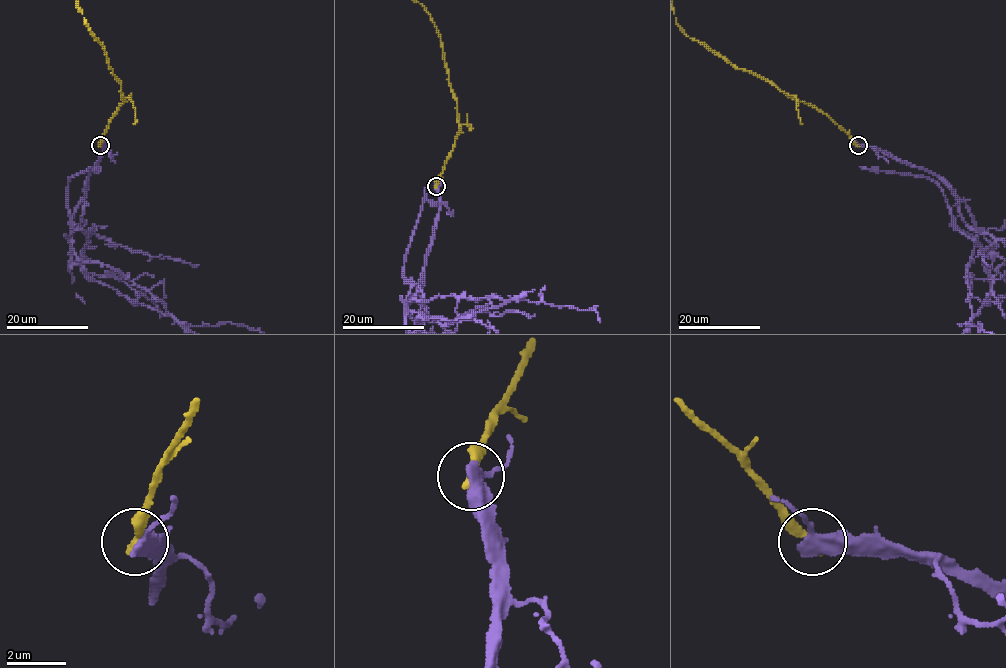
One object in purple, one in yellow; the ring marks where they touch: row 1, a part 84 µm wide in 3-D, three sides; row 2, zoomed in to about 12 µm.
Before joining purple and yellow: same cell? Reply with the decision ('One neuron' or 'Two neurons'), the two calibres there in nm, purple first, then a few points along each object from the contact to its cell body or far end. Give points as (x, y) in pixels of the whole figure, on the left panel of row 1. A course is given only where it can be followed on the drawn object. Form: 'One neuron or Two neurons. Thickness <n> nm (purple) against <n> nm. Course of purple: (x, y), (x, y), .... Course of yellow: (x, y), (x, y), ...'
Two neurons. Thickness 400 nm (purple) against 280 nm. Course of purple: (100, 145), (103, 152), (71, 219), (74, 255), (120, 271), (186, 324), (231, 322), (257, 329). Course of yellow: (100, 145), (109, 120), (123, 102), (121, 85), (109, 67), (104, 48), (85, 20)

